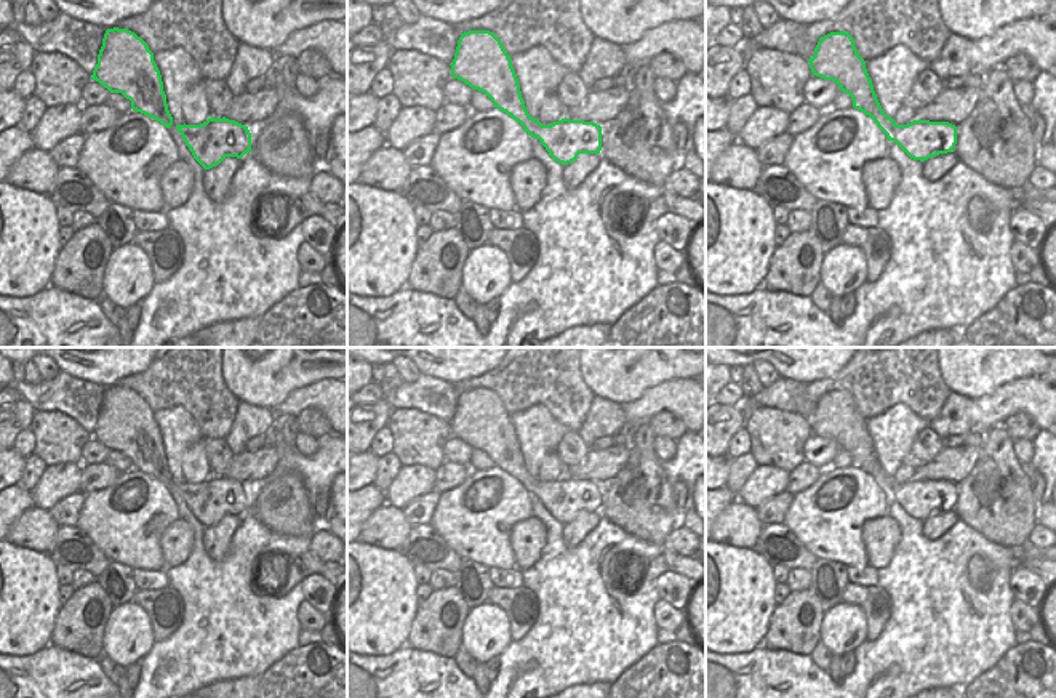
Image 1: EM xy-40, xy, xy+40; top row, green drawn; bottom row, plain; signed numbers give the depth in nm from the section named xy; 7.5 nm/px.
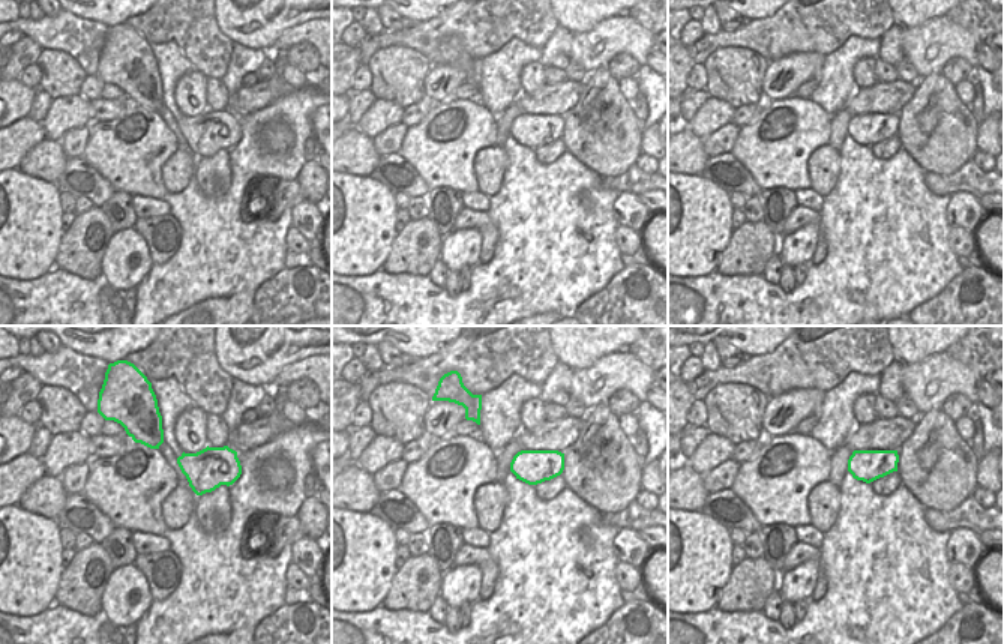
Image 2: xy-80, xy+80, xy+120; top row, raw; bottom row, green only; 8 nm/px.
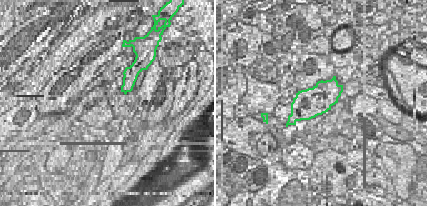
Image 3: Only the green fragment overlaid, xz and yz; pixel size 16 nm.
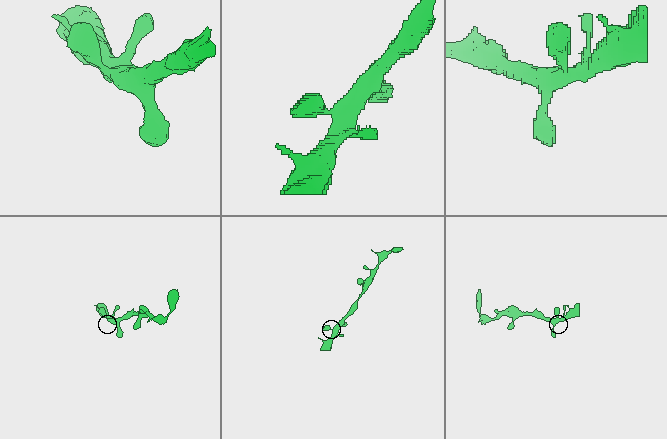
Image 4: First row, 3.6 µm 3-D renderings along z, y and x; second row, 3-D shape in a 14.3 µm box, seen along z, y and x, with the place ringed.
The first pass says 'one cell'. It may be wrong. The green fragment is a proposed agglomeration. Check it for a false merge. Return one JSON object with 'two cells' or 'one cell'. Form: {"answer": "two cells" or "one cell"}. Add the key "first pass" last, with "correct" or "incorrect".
{"answer": "one cell", "first pass": "correct"}

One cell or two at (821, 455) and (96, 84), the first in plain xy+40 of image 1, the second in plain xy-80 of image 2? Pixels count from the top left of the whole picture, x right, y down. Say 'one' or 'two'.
one

